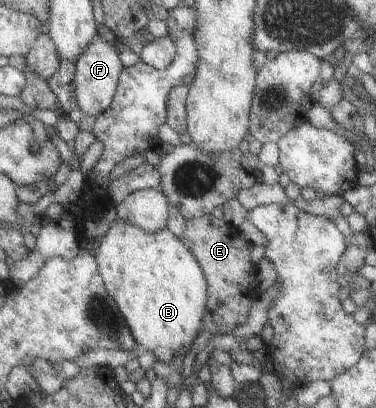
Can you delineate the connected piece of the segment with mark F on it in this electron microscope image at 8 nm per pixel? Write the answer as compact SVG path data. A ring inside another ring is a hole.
M98 37L89 45L89 48L78 61L76 78L77 98L81 108L89 116L102 115L110 107L110 104L113 103L121 72L124 71L124 66L120 65L120 60L111 43L108 43L102 37Z

